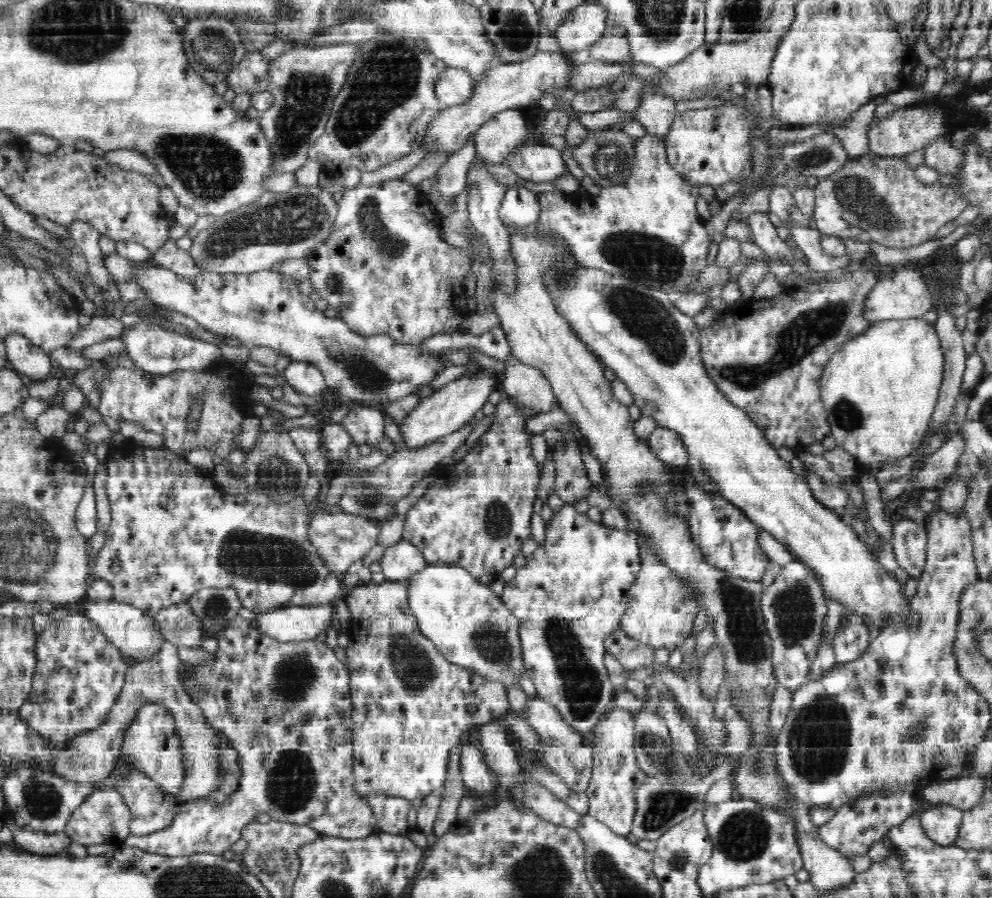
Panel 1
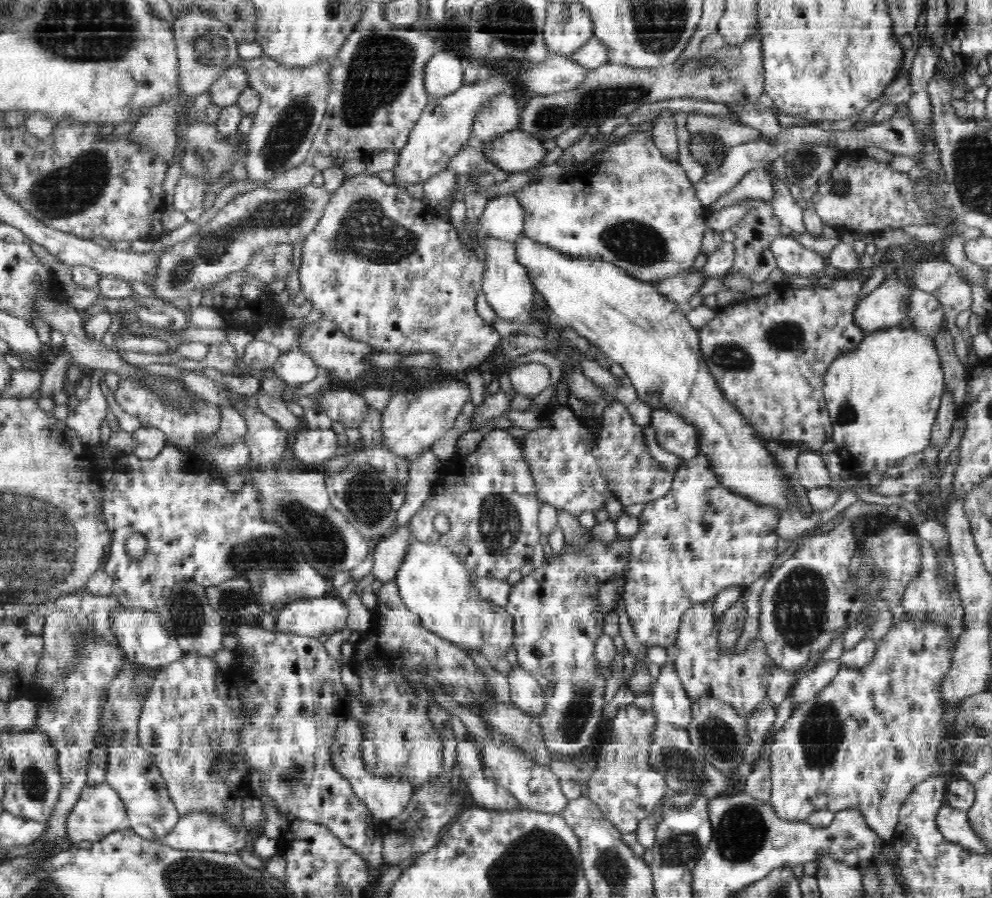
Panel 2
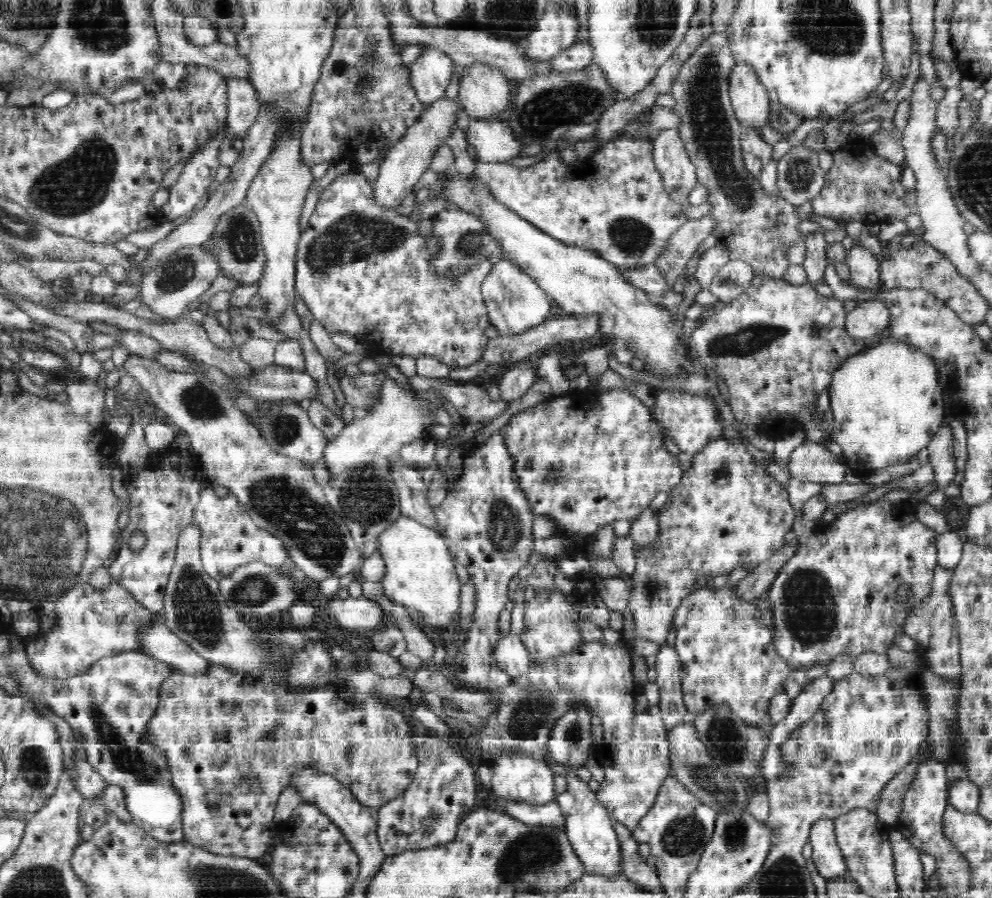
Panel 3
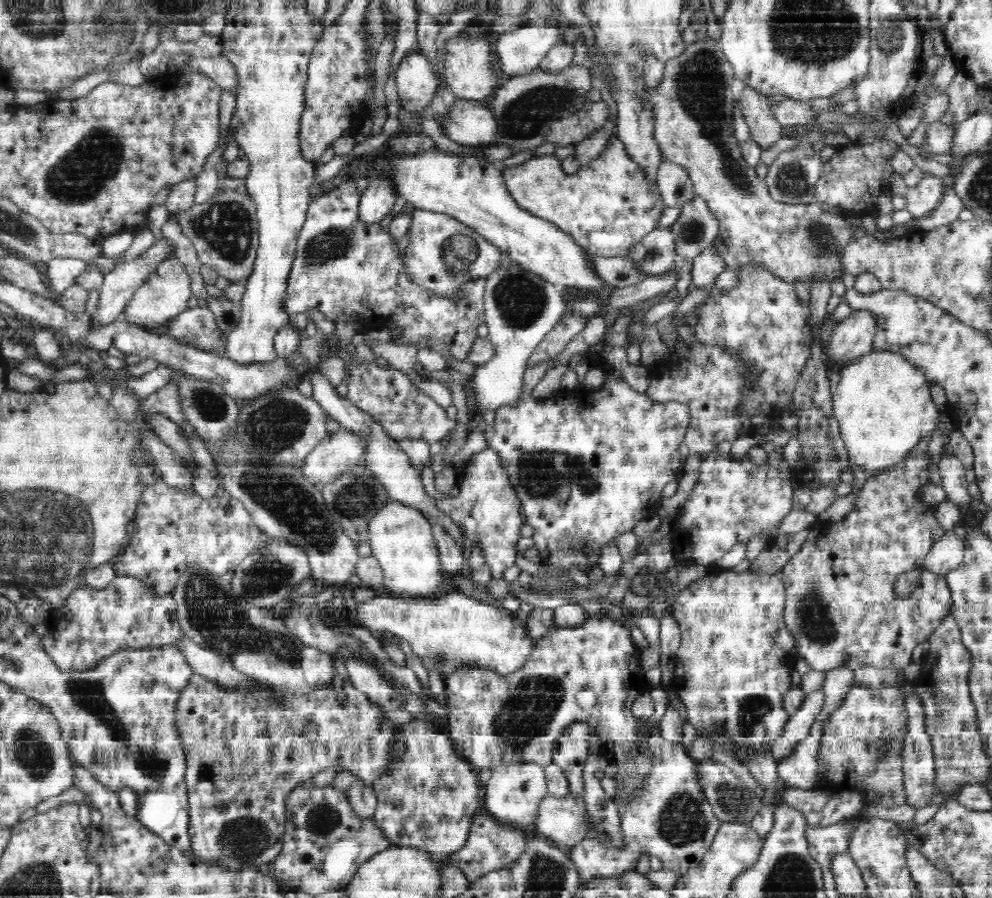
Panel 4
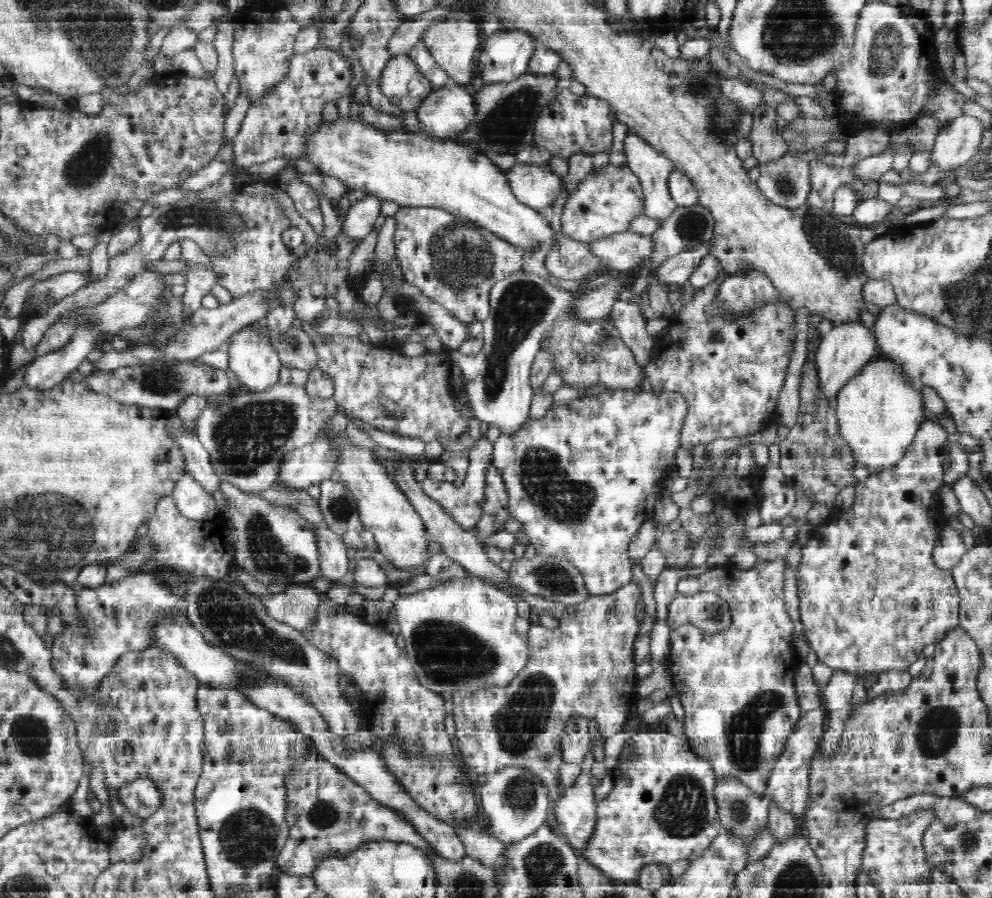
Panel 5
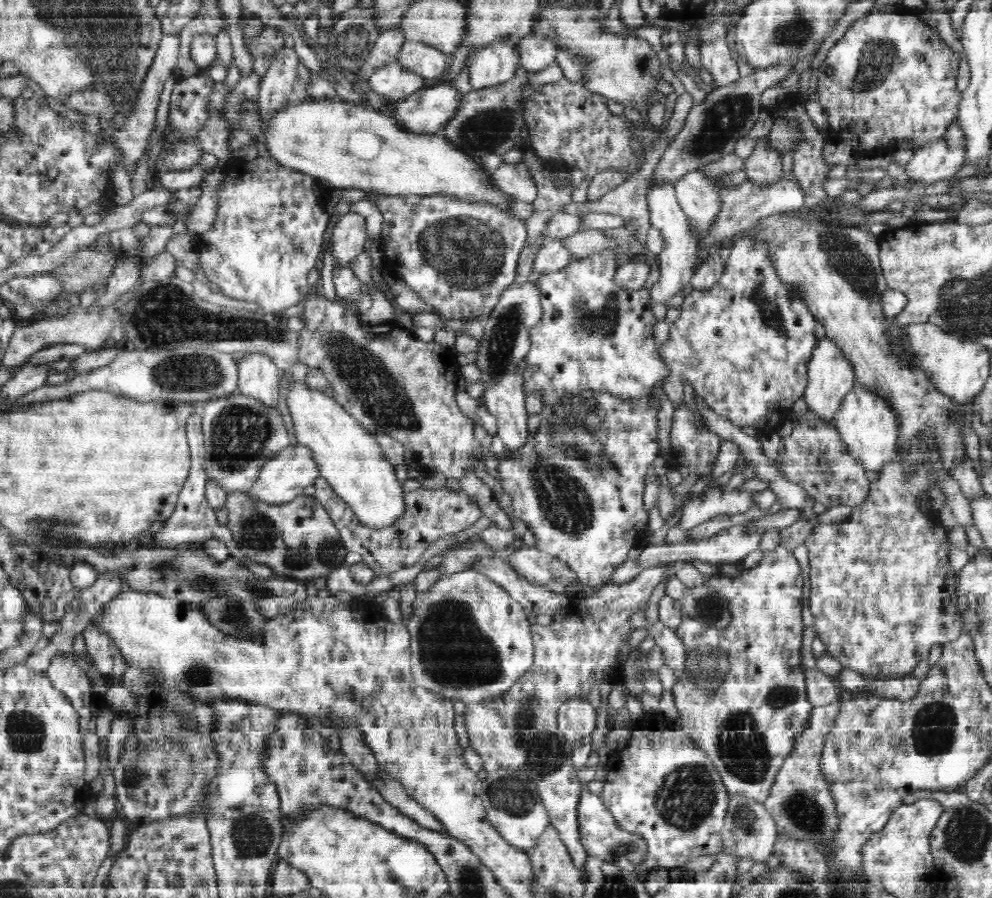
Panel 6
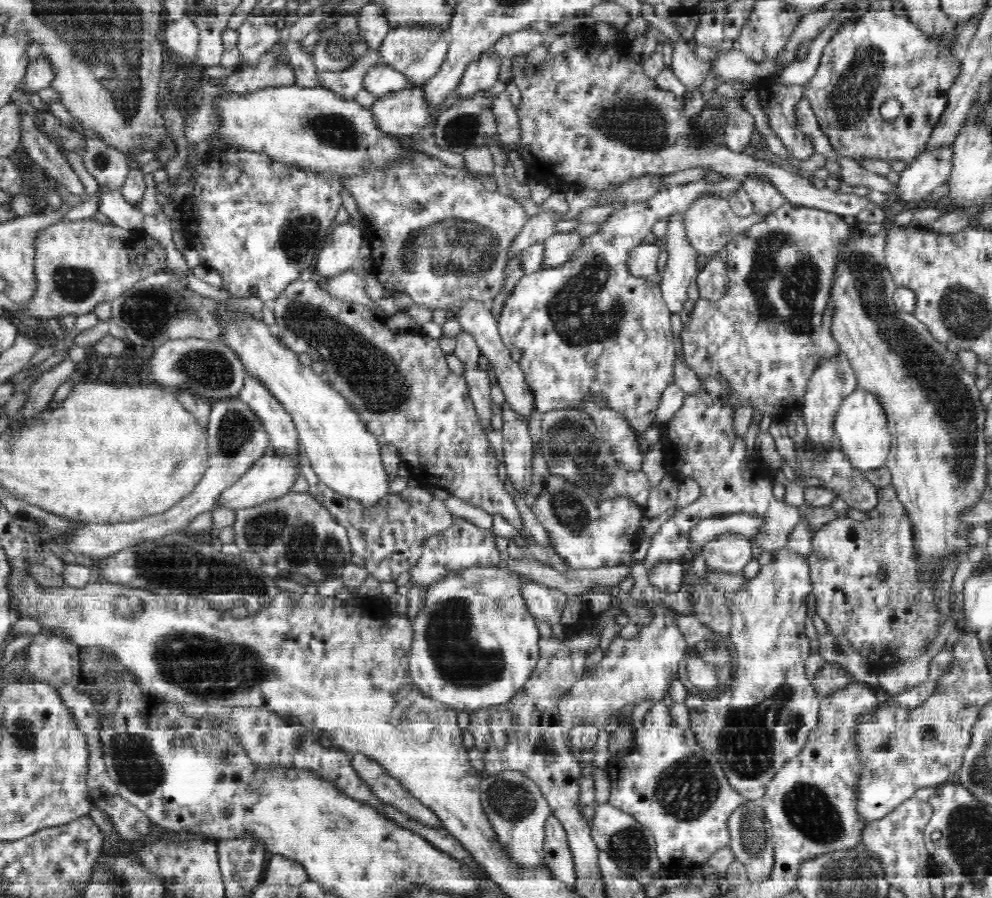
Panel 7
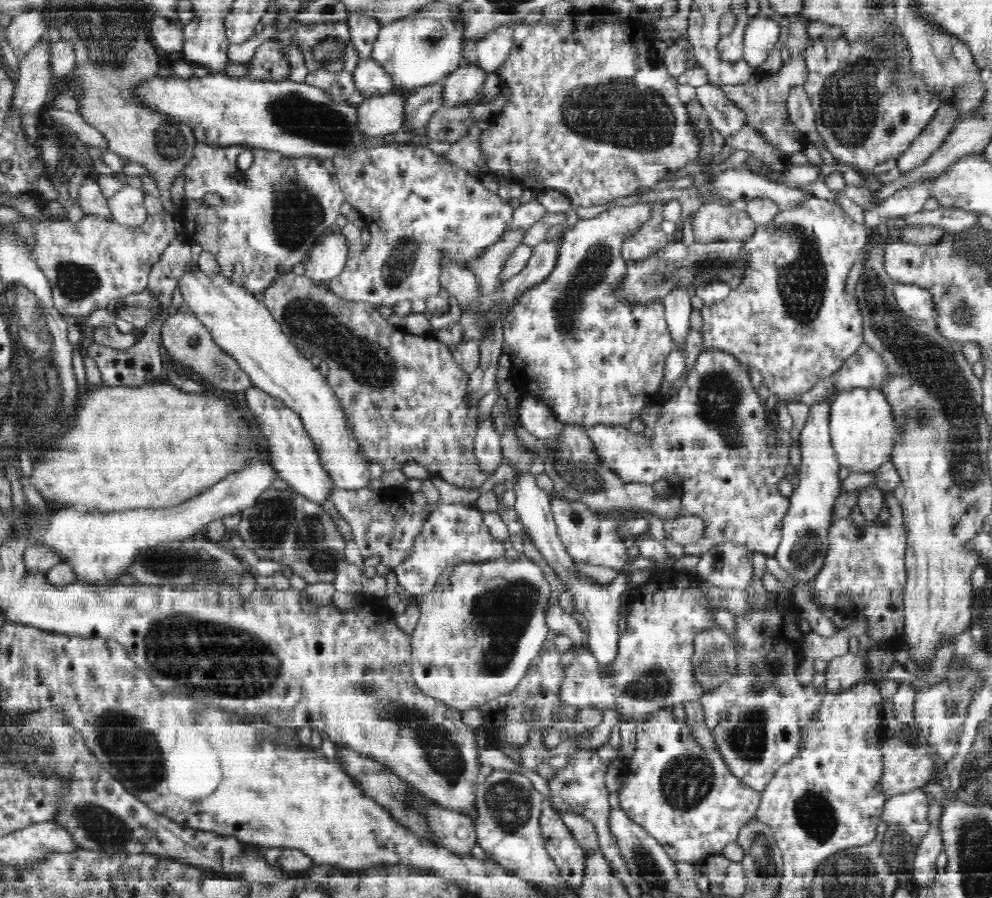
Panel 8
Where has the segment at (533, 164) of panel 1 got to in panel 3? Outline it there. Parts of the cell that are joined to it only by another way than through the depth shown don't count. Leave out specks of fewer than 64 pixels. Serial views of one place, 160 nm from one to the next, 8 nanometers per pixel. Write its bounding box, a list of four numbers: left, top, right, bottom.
[466,120,523,163]

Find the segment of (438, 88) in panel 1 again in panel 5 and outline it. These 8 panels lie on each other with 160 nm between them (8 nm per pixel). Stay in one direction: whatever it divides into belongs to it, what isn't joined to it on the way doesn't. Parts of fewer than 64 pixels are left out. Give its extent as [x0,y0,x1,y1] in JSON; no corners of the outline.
[381,54,434,111]

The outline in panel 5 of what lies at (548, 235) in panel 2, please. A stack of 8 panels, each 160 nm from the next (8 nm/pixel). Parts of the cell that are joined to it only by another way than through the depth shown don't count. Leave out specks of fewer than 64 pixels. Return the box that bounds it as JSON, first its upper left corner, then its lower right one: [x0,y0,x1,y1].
[504,163,644,243]

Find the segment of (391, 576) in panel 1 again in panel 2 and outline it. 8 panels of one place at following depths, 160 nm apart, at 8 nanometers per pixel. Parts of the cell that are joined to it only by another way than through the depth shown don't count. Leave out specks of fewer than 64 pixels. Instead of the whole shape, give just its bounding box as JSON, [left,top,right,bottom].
[371,522,412,583]

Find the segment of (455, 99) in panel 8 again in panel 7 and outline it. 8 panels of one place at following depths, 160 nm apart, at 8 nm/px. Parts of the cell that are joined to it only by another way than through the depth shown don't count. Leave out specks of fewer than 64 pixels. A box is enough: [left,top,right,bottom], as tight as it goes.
[457,51,500,99]

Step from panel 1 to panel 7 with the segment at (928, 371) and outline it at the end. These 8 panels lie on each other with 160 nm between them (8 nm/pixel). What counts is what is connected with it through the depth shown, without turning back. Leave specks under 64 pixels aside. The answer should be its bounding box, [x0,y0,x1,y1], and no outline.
[834,387,891,472]

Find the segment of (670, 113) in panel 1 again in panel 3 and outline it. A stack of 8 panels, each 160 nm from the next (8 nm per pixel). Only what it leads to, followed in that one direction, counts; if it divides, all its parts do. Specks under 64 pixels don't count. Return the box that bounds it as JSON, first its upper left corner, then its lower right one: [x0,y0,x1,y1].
[653,129,697,202]

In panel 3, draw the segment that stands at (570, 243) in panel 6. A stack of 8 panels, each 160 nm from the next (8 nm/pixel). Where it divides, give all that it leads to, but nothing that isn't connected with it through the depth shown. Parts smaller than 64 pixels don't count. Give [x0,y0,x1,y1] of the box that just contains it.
[654,215,717,285]

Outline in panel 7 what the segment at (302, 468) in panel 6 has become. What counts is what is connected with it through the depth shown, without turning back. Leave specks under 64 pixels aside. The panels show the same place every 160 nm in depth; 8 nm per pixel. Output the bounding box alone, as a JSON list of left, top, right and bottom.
[214,452,298,511]

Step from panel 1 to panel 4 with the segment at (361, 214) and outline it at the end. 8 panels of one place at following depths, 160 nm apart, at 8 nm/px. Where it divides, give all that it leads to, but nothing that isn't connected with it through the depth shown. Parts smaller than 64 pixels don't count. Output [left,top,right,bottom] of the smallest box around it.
[280,180,485,361]

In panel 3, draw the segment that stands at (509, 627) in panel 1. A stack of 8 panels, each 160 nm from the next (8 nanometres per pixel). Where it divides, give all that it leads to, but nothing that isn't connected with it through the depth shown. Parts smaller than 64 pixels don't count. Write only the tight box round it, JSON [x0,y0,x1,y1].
[377,515,462,631]

